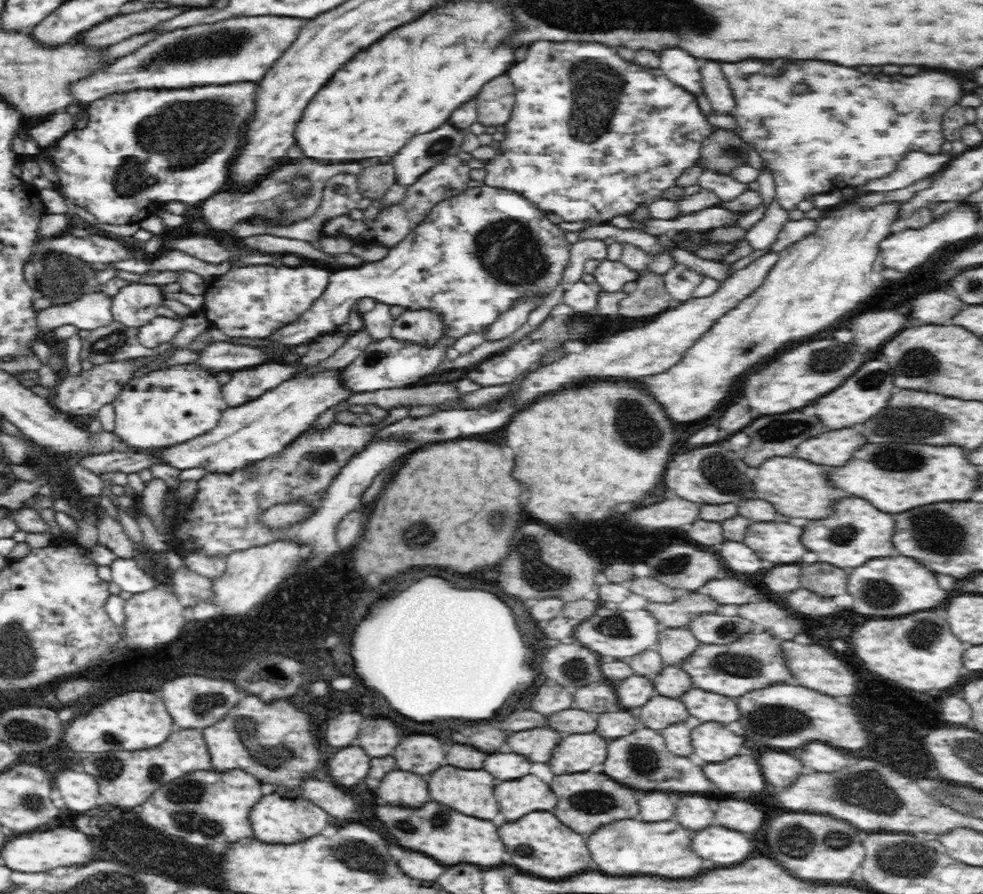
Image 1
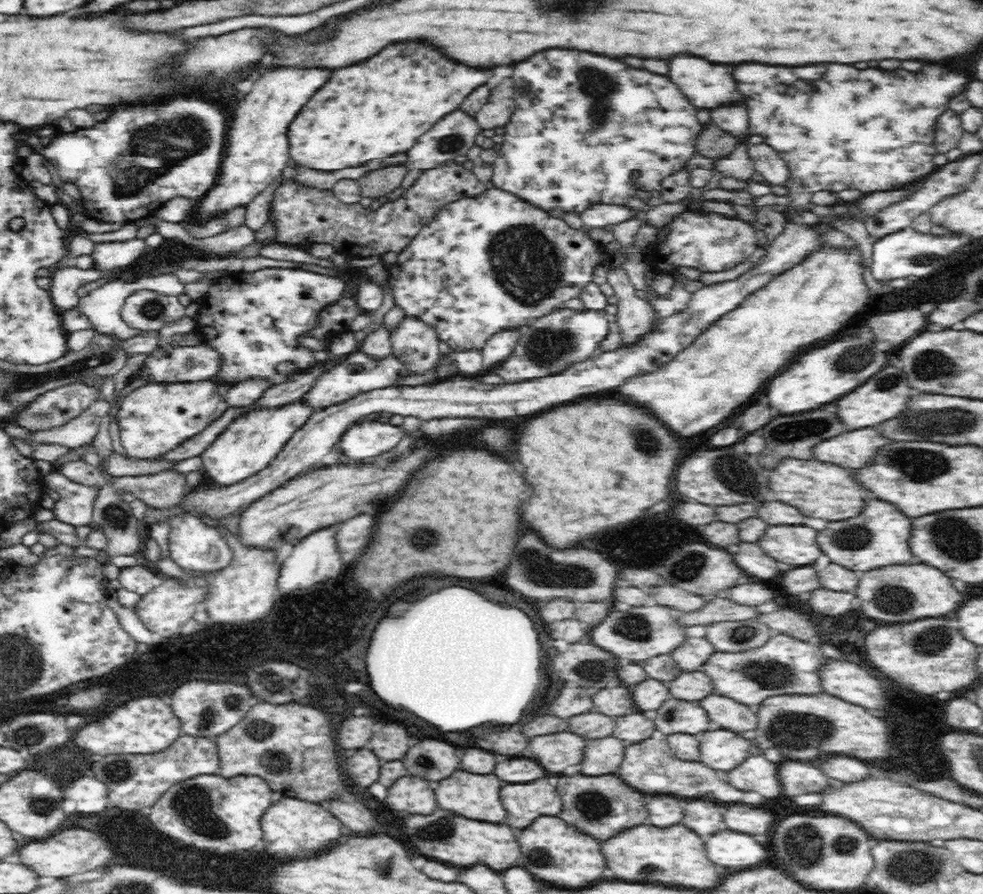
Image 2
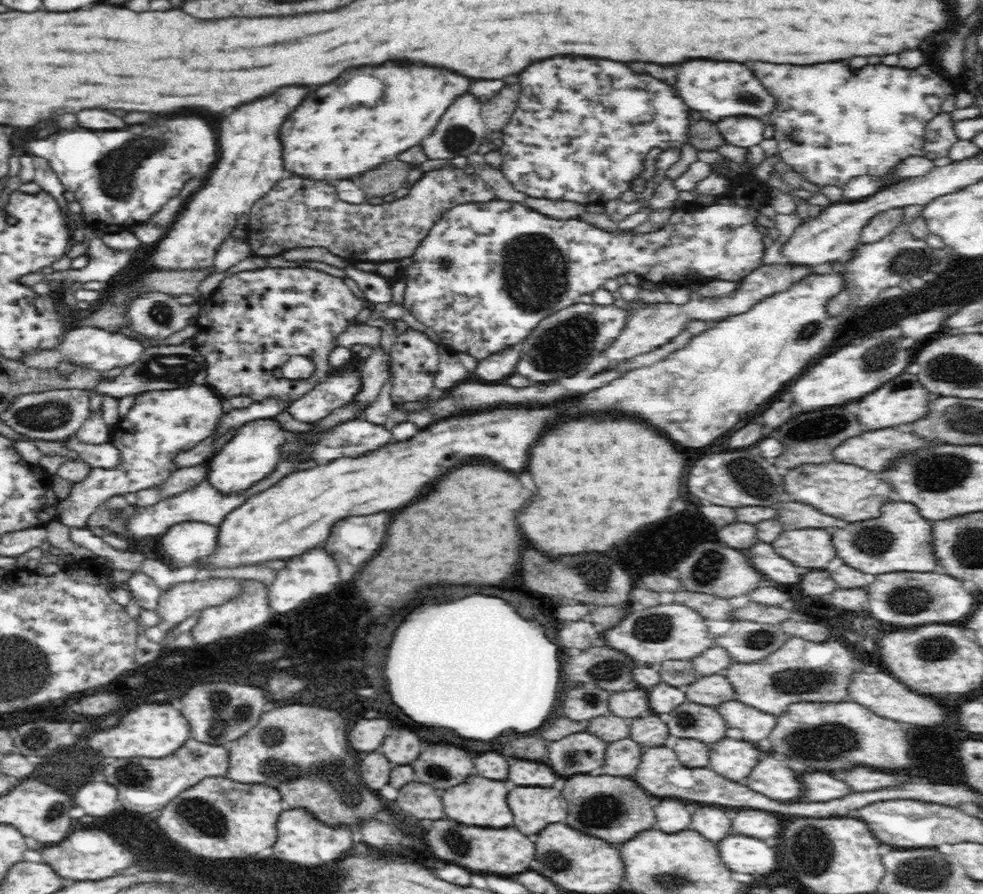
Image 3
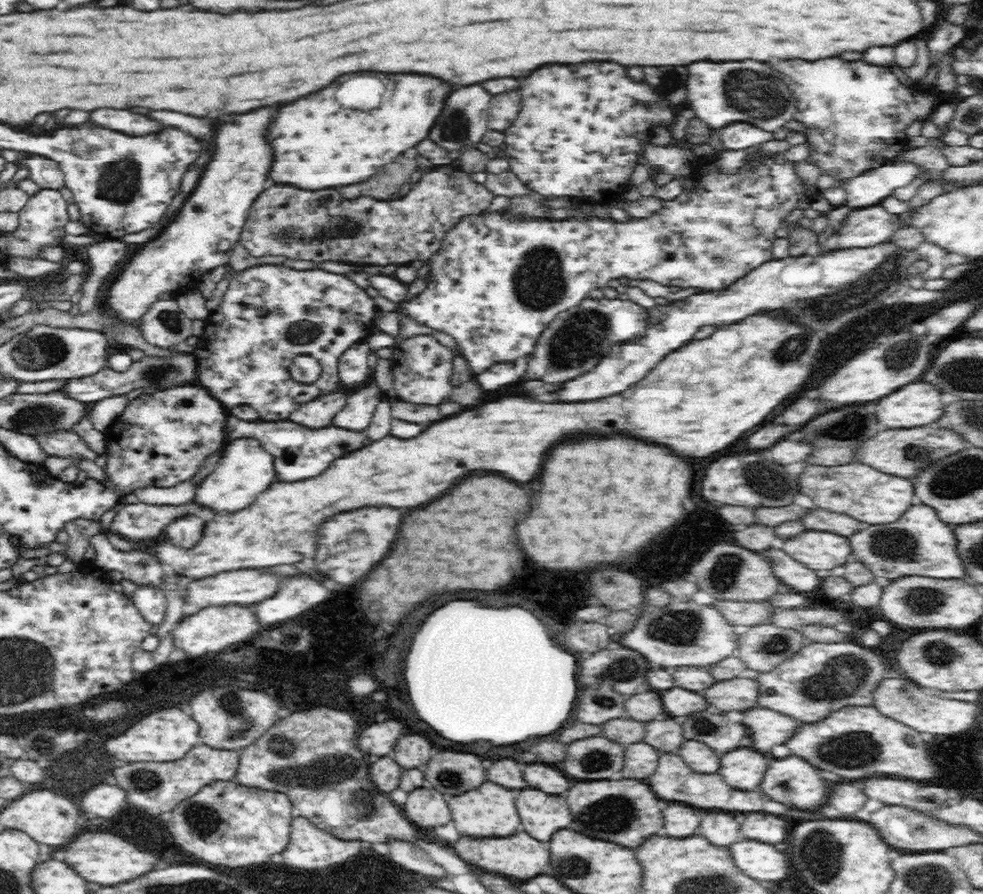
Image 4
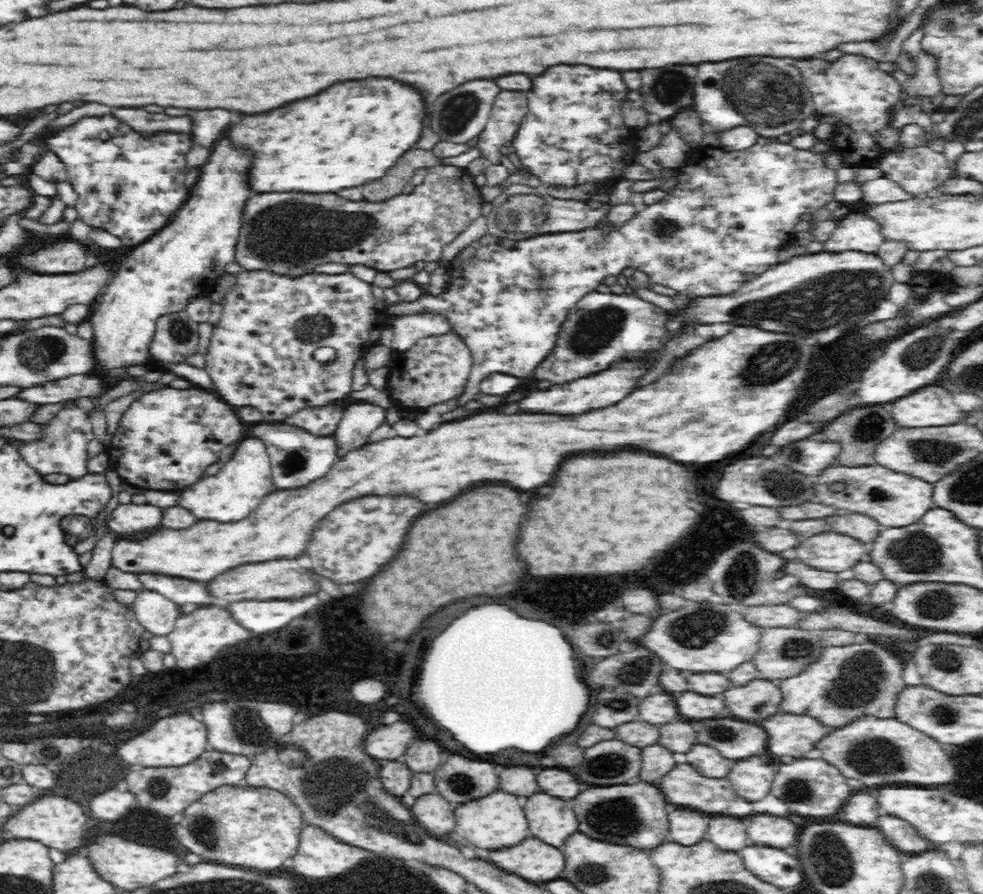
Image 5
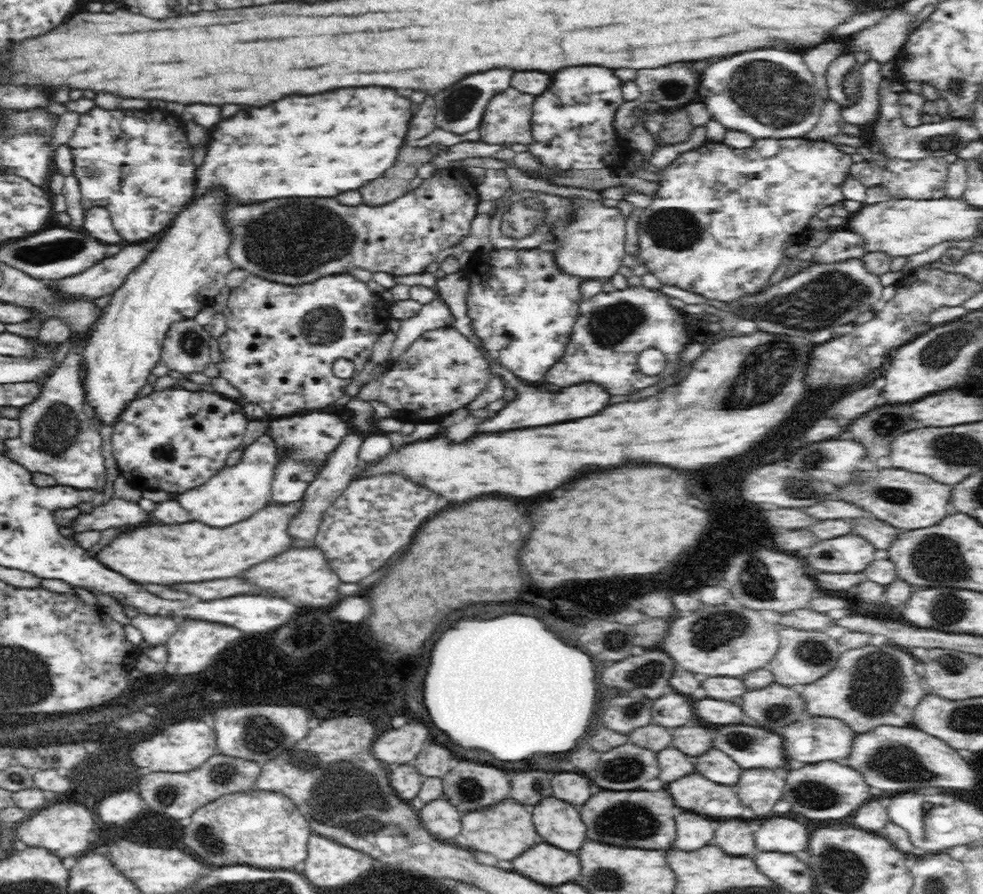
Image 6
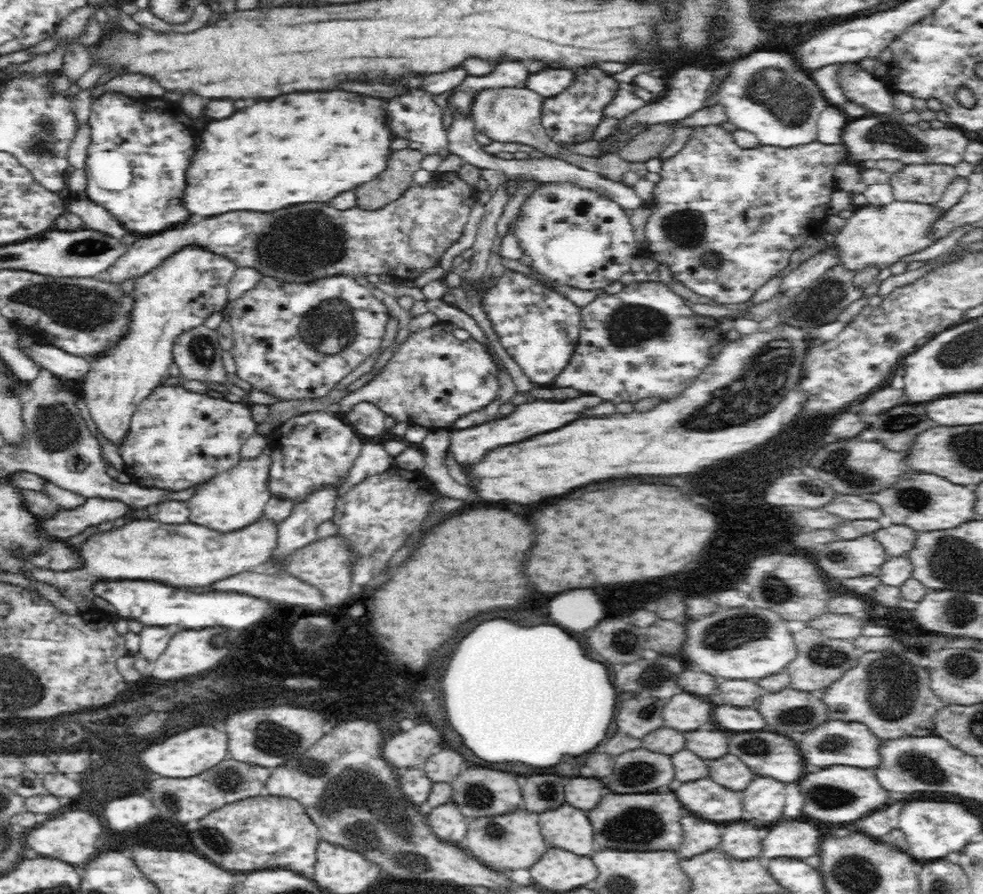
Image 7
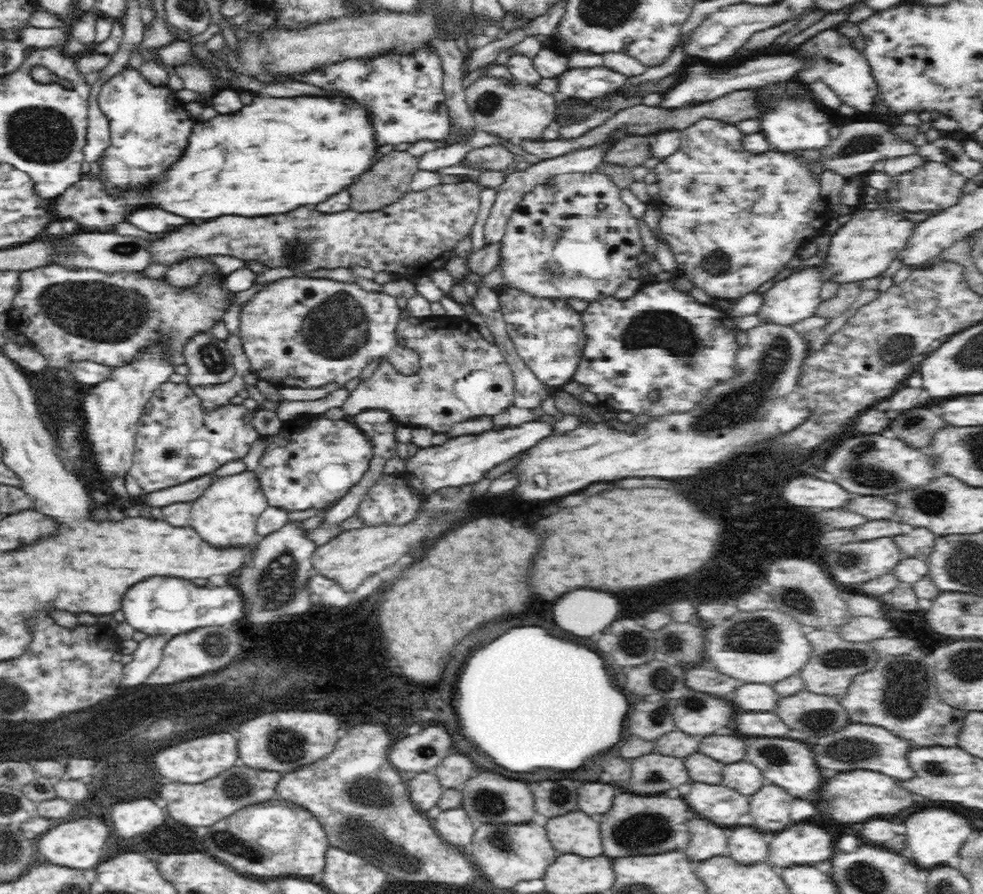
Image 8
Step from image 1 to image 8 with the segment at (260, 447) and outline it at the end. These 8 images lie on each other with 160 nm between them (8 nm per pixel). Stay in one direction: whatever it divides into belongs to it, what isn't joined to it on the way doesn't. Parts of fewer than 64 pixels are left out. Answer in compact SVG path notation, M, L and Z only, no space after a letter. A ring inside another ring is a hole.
M253 471L220 477L196 502L192 502L190 526L214 548L250 548L254 552L263 540L256 532L257 520L268 505Z

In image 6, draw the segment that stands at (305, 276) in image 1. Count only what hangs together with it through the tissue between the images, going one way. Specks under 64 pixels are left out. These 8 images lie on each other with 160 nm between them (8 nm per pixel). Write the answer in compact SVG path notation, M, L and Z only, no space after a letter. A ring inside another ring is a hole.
M250 274L242 284L234 290L228 297L227 305L223 310L223 315L227 319L229 329L224 332L224 335L218 340L218 348L220 350L221 360L216 363L220 375L224 377L234 388L242 395L242 404L254 403L260 405L268 414L269 417L281 418L290 414L309 412L308 408L322 408L328 406L337 399L340 399L344 394L344 388L350 383L350 379L340 379L334 375L332 364L338 358L346 358L355 366L355 374L359 373L364 364L368 362L371 355L372 346L378 340L381 334L387 332L394 326L394 321L389 311L389 301L386 301L382 296L373 295L368 289L366 283L361 282L350 274L338 274L338 276L328 276L328 278L320 278L312 283L304 285L286 285L280 282L268 281L266 278Z

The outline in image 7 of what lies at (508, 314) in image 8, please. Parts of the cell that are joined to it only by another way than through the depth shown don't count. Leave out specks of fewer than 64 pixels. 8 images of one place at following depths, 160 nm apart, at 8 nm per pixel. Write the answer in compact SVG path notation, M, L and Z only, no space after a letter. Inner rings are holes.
M504 270L497 284L488 288L481 307L503 348L535 386L552 384L554 378L568 366L582 331L581 310L572 301L560 296L558 291L535 278Z

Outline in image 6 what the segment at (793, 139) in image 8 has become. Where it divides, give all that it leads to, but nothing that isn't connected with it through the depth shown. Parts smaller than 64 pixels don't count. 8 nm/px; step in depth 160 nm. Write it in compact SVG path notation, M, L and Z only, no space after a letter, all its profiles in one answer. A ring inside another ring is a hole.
M750 50L730 58L722 58L720 62L706 68L706 74L700 82L698 94L711 114L711 118L721 123L727 130L744 131L756 141L764 138L798 138L804 137L816 124L823 106L816 87L814 73L808 70L804 58L796 52L786 50Z

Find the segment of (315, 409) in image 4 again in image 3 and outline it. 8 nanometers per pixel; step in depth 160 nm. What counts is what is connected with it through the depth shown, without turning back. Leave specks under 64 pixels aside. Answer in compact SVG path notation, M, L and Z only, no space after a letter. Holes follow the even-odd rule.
M357 365L352 369L336 371L308 392L306 397L292 402L286 410L298 422L315 424L353 402L361 388L359 376Z

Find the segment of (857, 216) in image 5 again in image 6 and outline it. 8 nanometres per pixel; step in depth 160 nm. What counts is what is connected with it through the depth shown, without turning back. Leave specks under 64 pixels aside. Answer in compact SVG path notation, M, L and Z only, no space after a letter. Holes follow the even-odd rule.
M845 227L834 229L828 240L814 248L810 264L830 265L851 259L862 259L865 256L861 247L861 238Z

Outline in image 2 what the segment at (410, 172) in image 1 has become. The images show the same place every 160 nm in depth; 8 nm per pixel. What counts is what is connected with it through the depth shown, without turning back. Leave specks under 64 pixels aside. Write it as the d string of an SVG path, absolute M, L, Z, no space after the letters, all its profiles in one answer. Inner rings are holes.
M462 108L446 114L428 134L420 136L416 146L410 150L408 168L422 171L442 165L458 156L466 156L476 144L481 126L474 116L464 114Z

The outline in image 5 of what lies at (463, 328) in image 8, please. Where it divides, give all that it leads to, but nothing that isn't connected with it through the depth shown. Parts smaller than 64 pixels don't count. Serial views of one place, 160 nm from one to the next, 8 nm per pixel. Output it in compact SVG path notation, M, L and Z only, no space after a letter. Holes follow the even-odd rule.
M450 331L440 336L427 336L406 352L393 352L386 393L400 411L420 413L428 406L444 404L464 395L474 366L472 351L458 333Z

